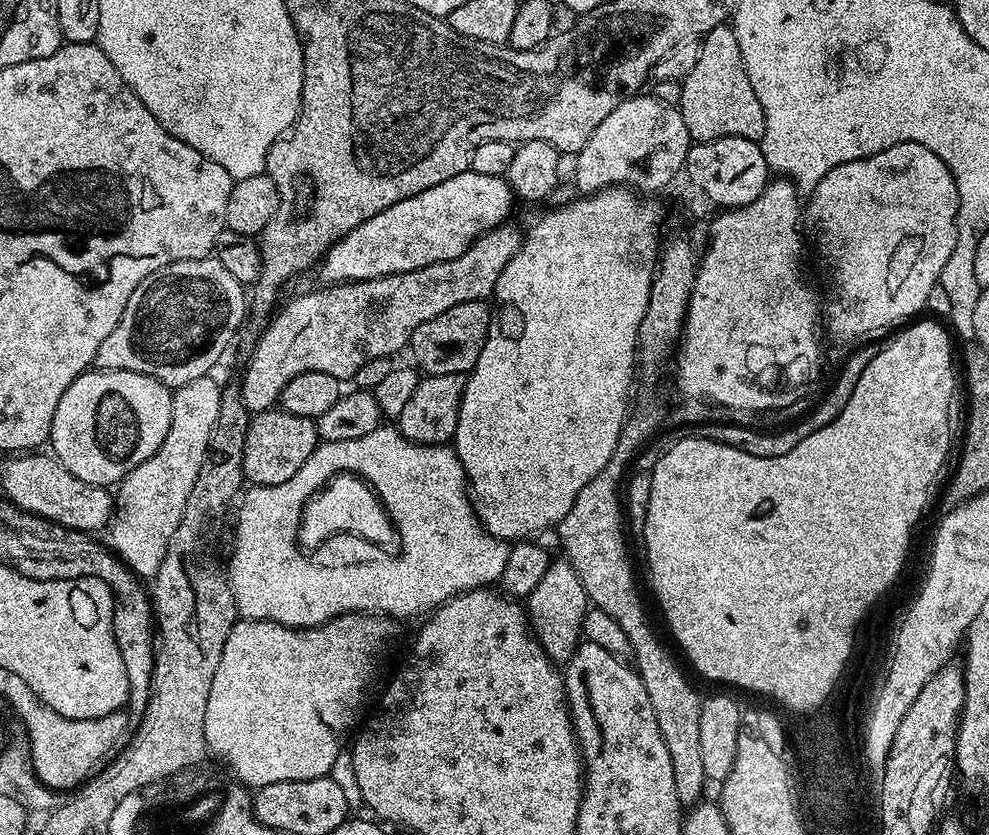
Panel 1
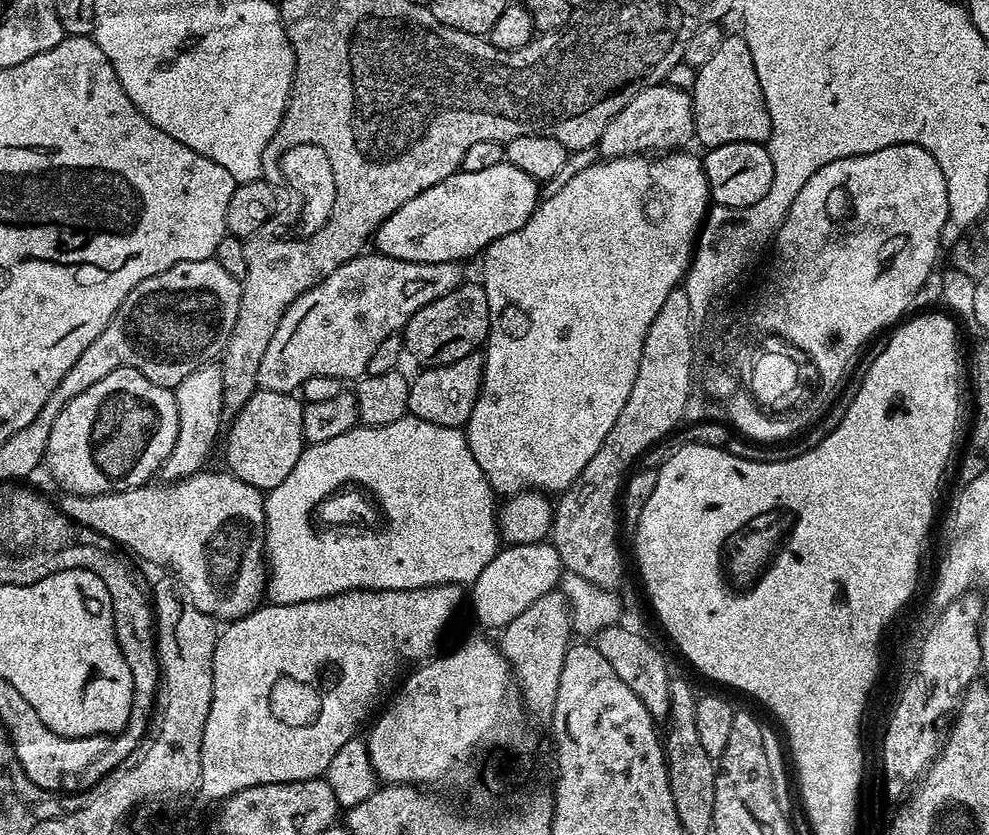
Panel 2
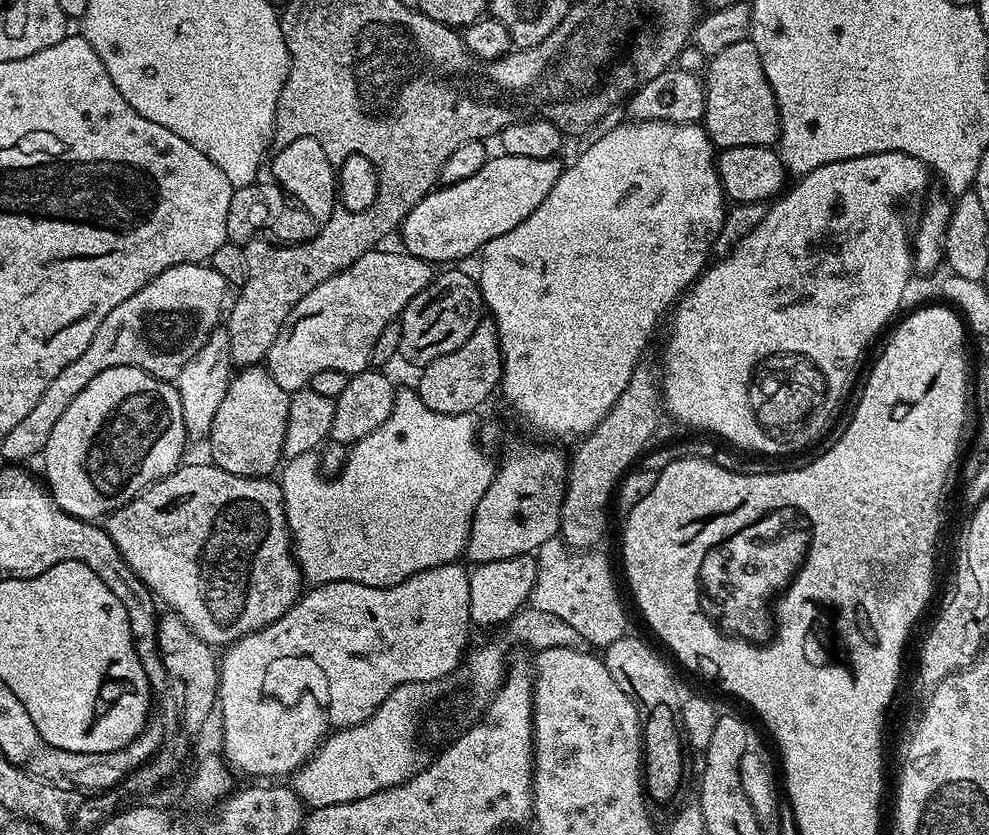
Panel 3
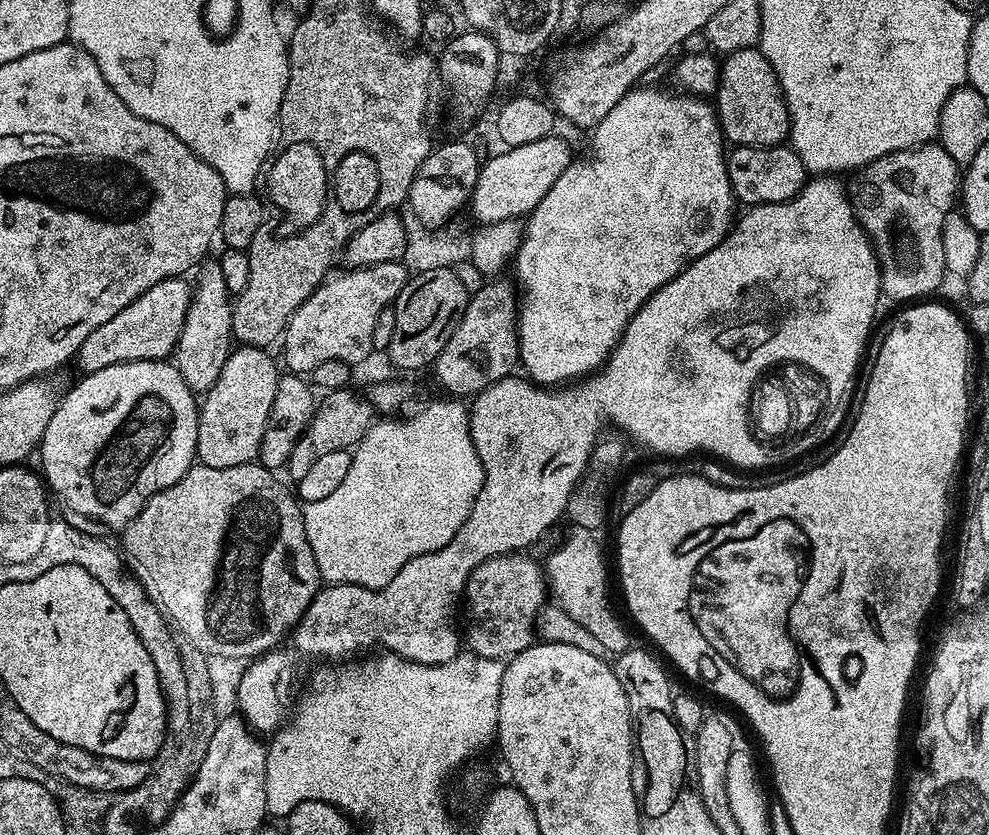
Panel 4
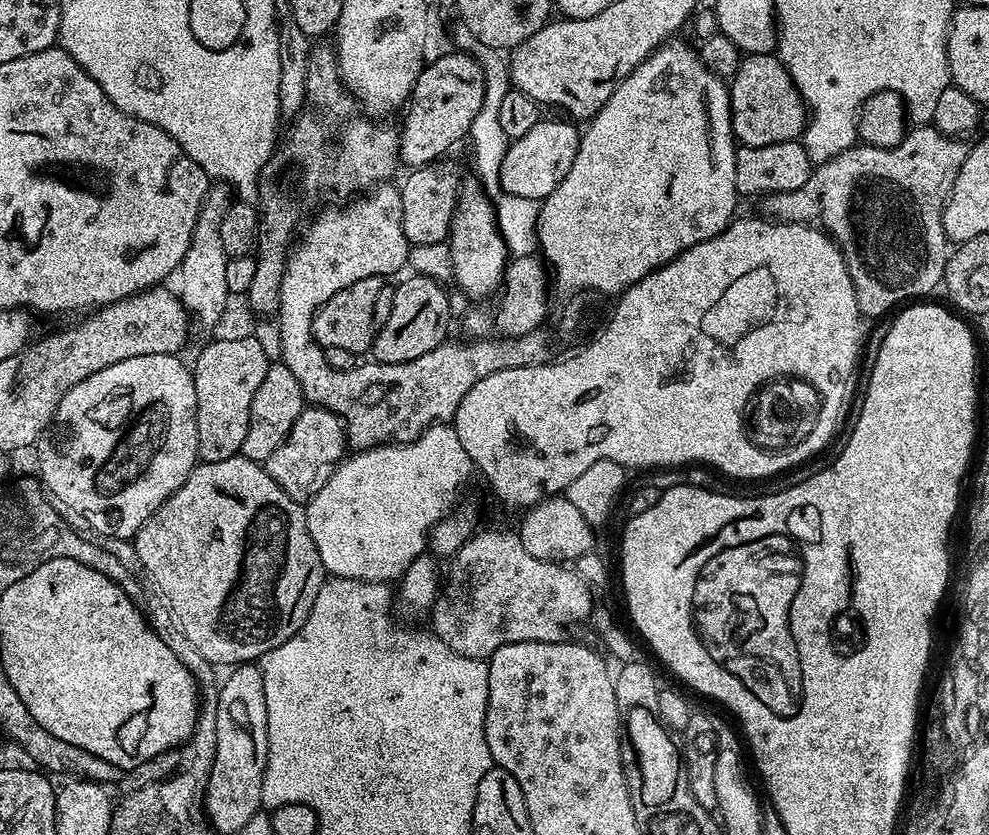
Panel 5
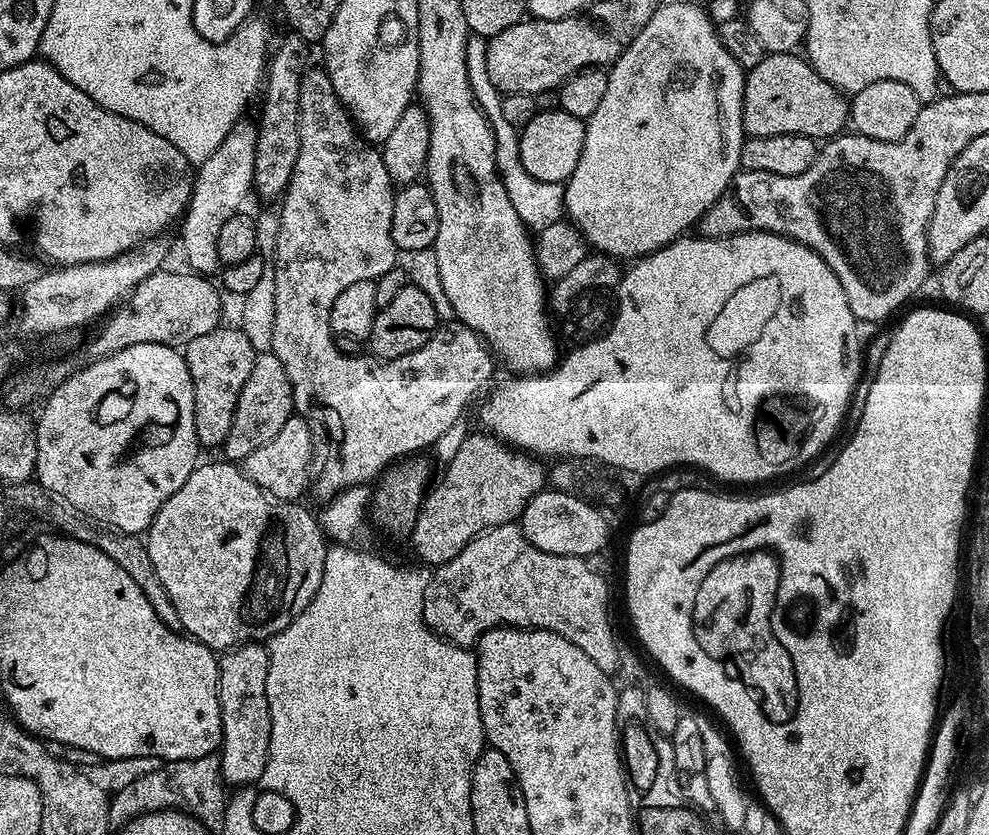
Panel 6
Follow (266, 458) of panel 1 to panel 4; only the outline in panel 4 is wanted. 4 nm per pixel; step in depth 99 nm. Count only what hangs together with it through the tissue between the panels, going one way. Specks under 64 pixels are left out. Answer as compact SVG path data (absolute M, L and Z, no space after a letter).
M233 347L232 353L226 358L226 366L222 366L222 374L218 374L218 382L214 382L212 389L203 395L202 403L199 405L200 425L196 447L199 463L215 468L225 468L250 464L259 457L270 418L270 408L274 406L274 396L281 377L281 373L276 372L272 354L271 351L263 348Z

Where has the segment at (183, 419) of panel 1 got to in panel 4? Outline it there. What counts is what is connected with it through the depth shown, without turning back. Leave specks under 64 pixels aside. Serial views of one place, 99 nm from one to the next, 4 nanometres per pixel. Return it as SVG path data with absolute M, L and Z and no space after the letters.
M212 262L197 278L196 284L194 280L192 305L188 307L184 332L176 343L174 353L175 366L193 393L205 394L212 389L214 382L218 382L218 374L222 374L222 366L226 366L226 358L232 353L232 305L219 263Z

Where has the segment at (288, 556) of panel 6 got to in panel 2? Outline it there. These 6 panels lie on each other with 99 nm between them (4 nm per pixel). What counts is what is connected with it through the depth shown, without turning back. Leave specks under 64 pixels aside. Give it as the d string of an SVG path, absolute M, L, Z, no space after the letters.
M201 470L192 476L187 476L185 480L158 482L155 483L157 485L154 488L152 488L153 486L145 486L122 490L121 492L107 492L97 496L68 494L63 497L64 501L59 501L58 507L75 524L80 525L81 529L88 531L89 528L90 531L97 532L98 535L105 536L106 539L113 540L114 543L121 544L124 548L129 548L134 555L141 556L142 559L149 560L152 564L165 564L166 567L173 568L176 571L174 576L178 581L179 587L186 593L187 599L194 606L198 606L198 610L202 610L217 622L235 622L241 620L244 616L250 615L256 608L261 607L262 601L266 596L266 557L264 555L264 527L266 526L266 514L264 513L265 493L259 488L242 482L227 470L221 470L221 472L208 471Z

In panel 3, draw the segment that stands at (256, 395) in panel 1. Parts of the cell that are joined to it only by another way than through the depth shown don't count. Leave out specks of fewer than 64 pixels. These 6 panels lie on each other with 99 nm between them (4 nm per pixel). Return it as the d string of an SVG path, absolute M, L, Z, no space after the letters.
M373 250L362 254L358 262L354 262L346 270L334 274L322 286L314 286L294 310L286 318L282 330L278 330L278 338L274 338L274 346L270 346L270 354L266 367L274 382L282 386L289 394L307 388L310 378L321 370L342 370L350 378L358 372L369 371L372 364L374 342L378 342L378 334L386 330L386 326L393 323L403 312L404 307L431 282L434 268L429 261L412 256L403 250L397 252L380 252Z

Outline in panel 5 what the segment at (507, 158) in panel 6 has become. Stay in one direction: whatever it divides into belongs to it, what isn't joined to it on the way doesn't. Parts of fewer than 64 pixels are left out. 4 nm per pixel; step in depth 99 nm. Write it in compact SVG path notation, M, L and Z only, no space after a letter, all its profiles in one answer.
M461 22L454 23L452 28L453 45L459 46L478 62L478 66L484 75L484 93L482 94L482 106L478 114L474 114L474 122L470 126L468 136L472 140L472 164L476 167L475 179L484 189L487 197L496 210L496 225L504 239L504 245L509 257L531 256L538 248L538 229L540 227L541 201L530 198L518 198L518 194L510 194L503 191L500 186L502 174L502 158L506 154L510 143L508 136L502 134L502 125L498 122L498 113L502 107L502 98L510 91L510 77L508 74L508 60L505 53L498 49L492 49L480 42Z

